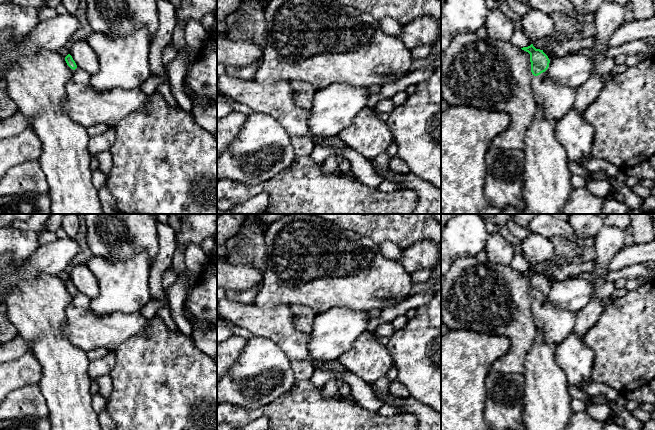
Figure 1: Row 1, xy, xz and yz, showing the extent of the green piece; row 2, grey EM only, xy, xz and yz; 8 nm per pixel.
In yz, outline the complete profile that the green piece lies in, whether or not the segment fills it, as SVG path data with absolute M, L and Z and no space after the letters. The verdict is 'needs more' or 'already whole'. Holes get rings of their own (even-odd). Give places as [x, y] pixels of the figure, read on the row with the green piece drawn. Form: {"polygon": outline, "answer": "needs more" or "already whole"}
{"polygon": "M533 44L521 49L530 54L531 72L534 75L532 78L532 89L534 91L536 105L543 107L544 116L547 119L559 121L573 107L576 99L576 90L560 85L546 76L545 71L549 67L550 60L543 50L536 49Z", "answer": "needs more"}

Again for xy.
{"polygon": "M70 54L65 61L74 70L66 85L65 110L85 128L100 123L114 128L127 115L141 111L150 98L140 88L96 91L91 87L90 74L78 68Z", "answer": "needs more"}

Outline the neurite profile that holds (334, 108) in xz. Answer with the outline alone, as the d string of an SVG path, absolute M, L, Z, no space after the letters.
M332 83L318 90L310 109L310 132L320 137L337 137L366 107L370 95L367 87L347 83Z

